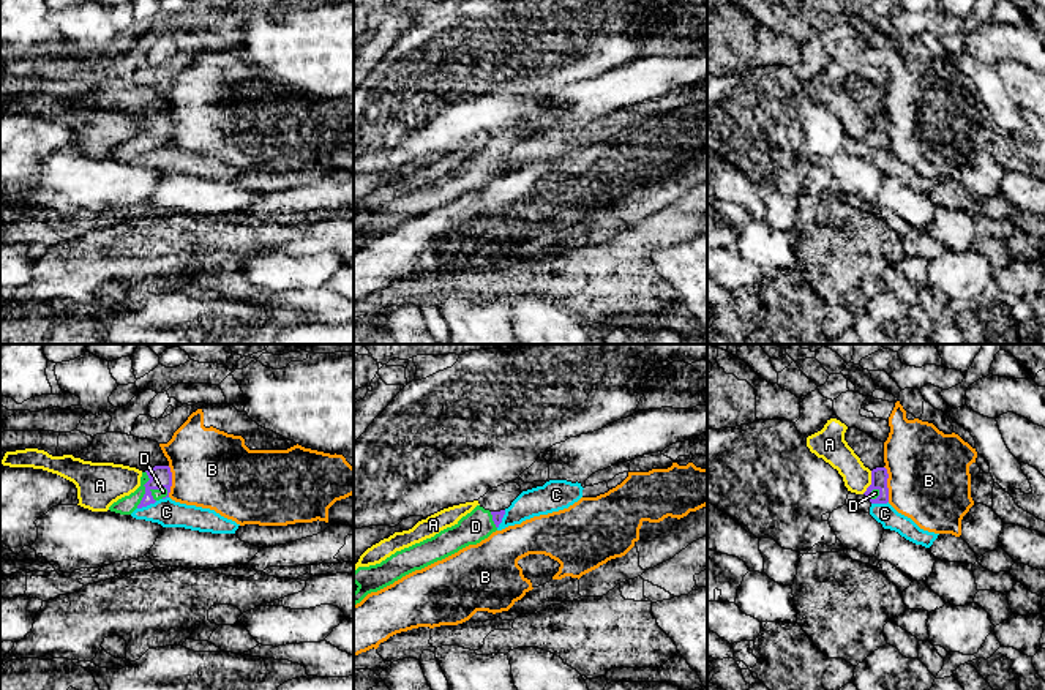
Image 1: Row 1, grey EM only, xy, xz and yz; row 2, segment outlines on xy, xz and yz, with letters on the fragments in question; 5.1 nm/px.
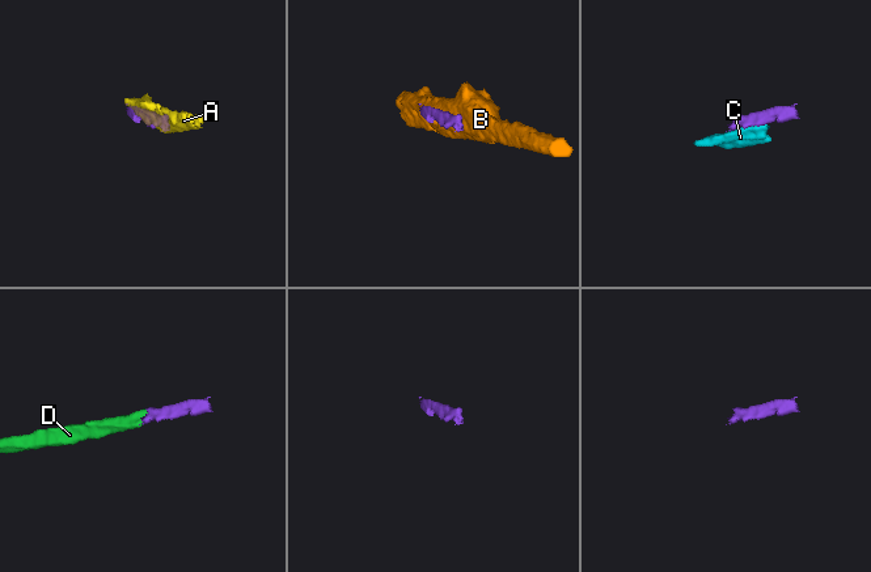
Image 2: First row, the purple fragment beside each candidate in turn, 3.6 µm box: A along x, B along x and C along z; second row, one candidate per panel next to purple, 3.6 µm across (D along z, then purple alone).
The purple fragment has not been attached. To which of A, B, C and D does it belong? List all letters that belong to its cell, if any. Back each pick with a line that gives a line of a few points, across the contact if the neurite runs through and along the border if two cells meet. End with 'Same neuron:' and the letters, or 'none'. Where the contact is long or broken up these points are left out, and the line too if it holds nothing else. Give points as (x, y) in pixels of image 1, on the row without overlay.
D: xy (160, 123), (160, 134), (161, 139)
Same neuron: D

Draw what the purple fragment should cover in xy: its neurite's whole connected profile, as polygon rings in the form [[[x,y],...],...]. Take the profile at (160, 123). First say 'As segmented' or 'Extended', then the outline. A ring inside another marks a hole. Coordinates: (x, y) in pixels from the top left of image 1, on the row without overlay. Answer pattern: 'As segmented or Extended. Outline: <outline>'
Extended. Outline: [[[155,112],[142,118],[140,133],[114,148],[109,156],[120,161],[131,161],[136,155],[155,150],[163,144],[169,144],[172,133],[172,118],[169,112]]]

